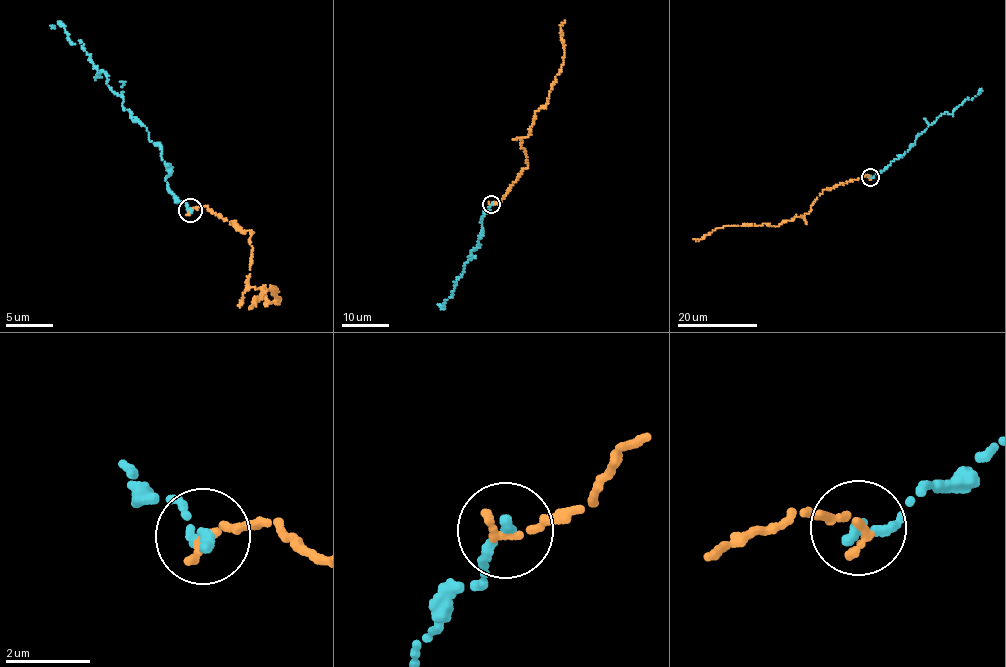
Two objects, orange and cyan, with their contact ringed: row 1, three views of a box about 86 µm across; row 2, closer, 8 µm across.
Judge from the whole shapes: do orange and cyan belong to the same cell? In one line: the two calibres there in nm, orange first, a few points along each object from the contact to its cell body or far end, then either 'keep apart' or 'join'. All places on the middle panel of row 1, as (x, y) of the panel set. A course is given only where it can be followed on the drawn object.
240 nm thick on the orange side, 280 nm on the other; orange runs (491, 205), (500, 201), (526, 169), (527, 158), (520, 145), (563, 64), (564, 21); cyan runs (491, 204), (481, 220), (479, 244), (468, 255), (452, 295), (443, 307), (438, 304); join

